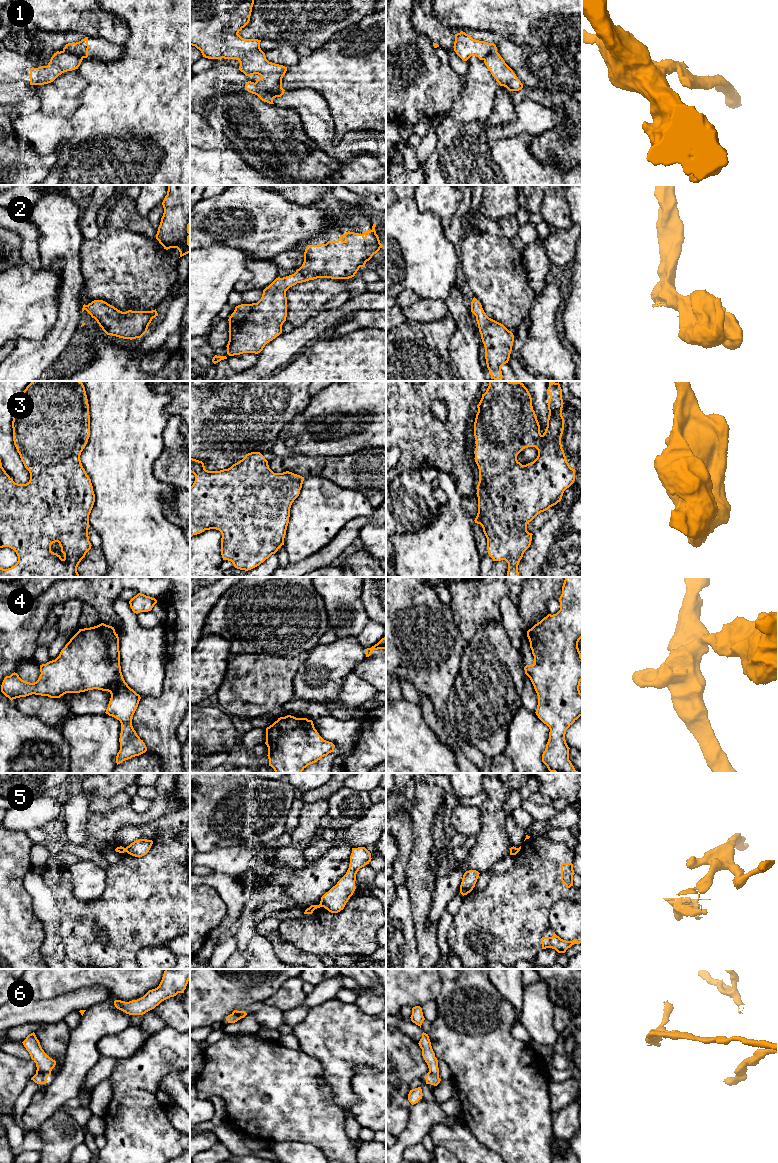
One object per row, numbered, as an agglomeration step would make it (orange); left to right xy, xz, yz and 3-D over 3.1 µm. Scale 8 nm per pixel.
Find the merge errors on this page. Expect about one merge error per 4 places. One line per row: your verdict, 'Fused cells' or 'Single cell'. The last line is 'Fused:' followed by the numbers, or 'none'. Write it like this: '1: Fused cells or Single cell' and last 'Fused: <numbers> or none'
1: Fused cells
2: Single cell
3: Single cell
4: Single cell
5: Fused cells
6: Fused cells
Fused: 1, 5, 6

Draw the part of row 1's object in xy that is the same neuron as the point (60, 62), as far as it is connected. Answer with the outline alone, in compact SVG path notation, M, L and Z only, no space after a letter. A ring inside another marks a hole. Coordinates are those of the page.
M57 51L47 66L30 69L30 85L44 85L53 82L64 72L78 69L83 58Z

